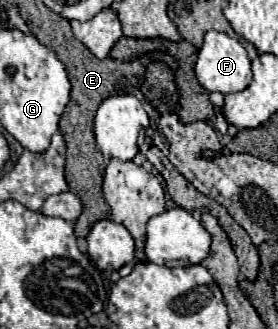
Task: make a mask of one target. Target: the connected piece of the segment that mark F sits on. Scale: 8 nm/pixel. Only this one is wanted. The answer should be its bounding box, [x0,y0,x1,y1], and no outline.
[194,31,252,95]

